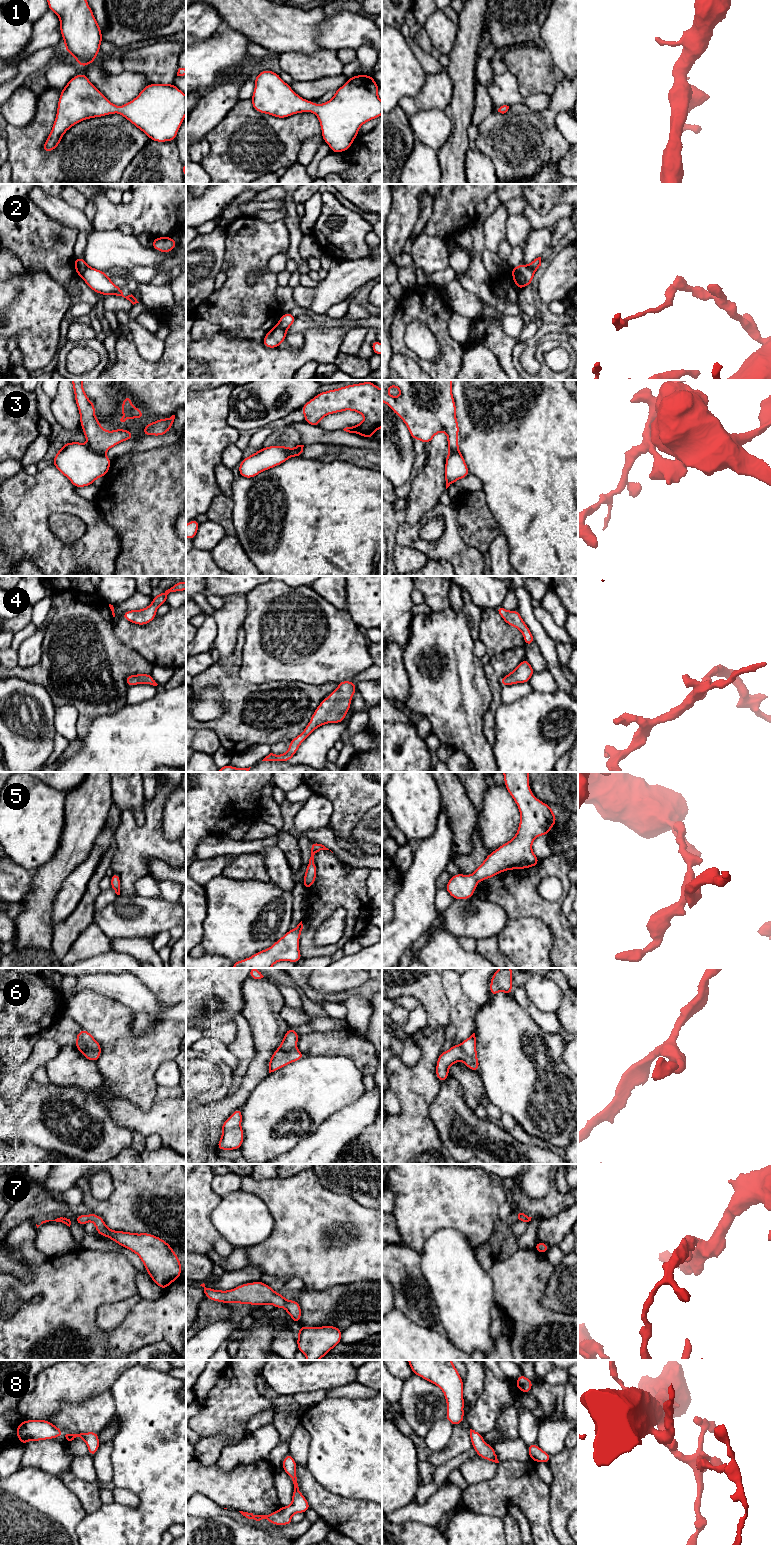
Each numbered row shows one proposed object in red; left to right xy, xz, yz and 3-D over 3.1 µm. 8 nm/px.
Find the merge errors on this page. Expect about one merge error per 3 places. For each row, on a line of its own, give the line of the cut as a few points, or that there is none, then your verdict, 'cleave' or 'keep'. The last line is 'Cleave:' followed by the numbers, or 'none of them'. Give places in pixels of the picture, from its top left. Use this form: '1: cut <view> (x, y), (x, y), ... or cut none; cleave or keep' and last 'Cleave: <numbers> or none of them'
1: cut none; keep
2: cut xy (87, 265), (80, 276); cleave
3: cut xy (87, 446), (104, 454); cleave
4: cut none; keep
5: cut none; keep
6: cut none; keep
7: cut none; keep
8: cut none; keep
Cleave: 2, 3

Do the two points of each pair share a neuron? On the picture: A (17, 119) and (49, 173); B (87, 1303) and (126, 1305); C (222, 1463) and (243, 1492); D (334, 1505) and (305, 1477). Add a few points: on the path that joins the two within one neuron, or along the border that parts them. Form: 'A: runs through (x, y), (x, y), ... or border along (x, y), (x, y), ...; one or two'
A: border along (36, 107), (36, 115), (27, 124), (10, 126); two
B: border along (126, 1299), (104, 1303), (97, 1311), (96, 1324); two
C: border along (215, 1463), (225, 1472), (250, 1463); two
D: runs through (326, 1501), (310, 1485); one

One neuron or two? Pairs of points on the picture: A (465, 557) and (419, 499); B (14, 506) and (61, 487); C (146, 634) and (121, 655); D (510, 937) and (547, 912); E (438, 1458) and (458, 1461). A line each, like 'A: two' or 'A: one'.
A: two
B: one
C: two
D: two
E: two

